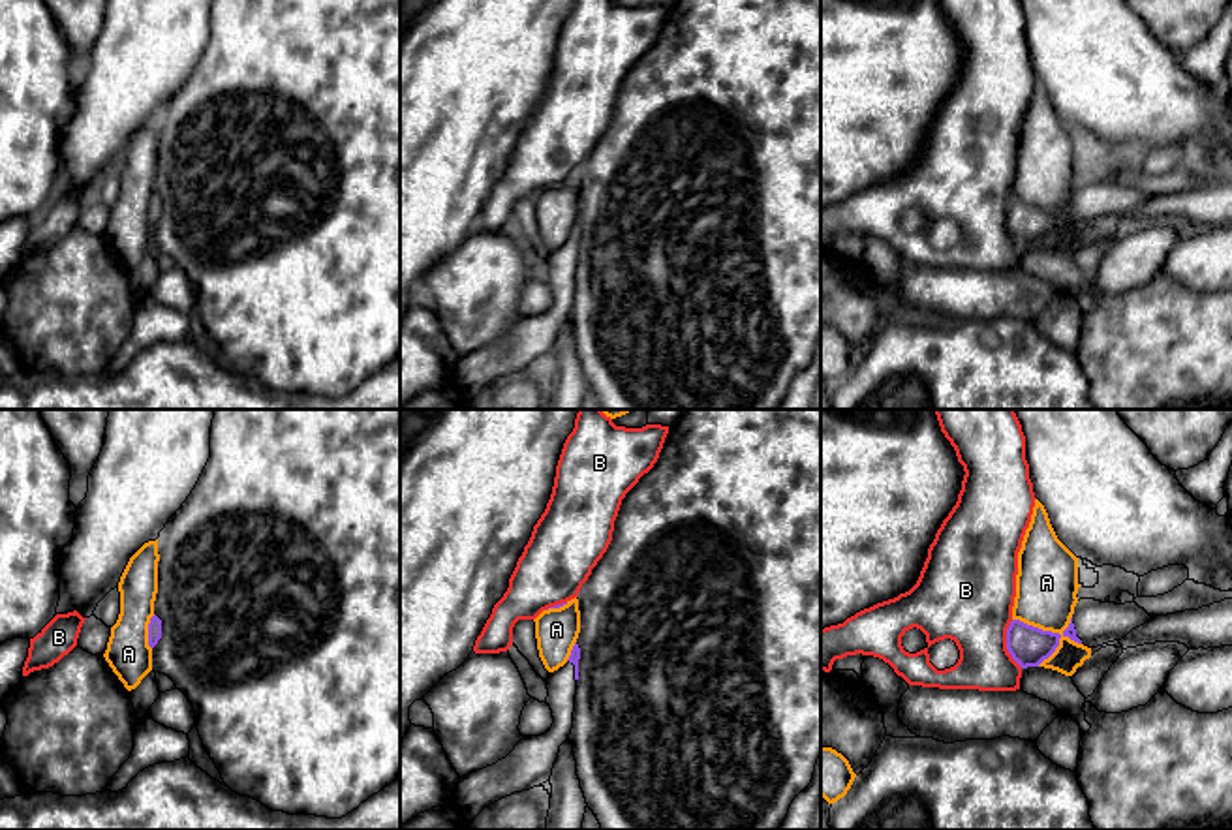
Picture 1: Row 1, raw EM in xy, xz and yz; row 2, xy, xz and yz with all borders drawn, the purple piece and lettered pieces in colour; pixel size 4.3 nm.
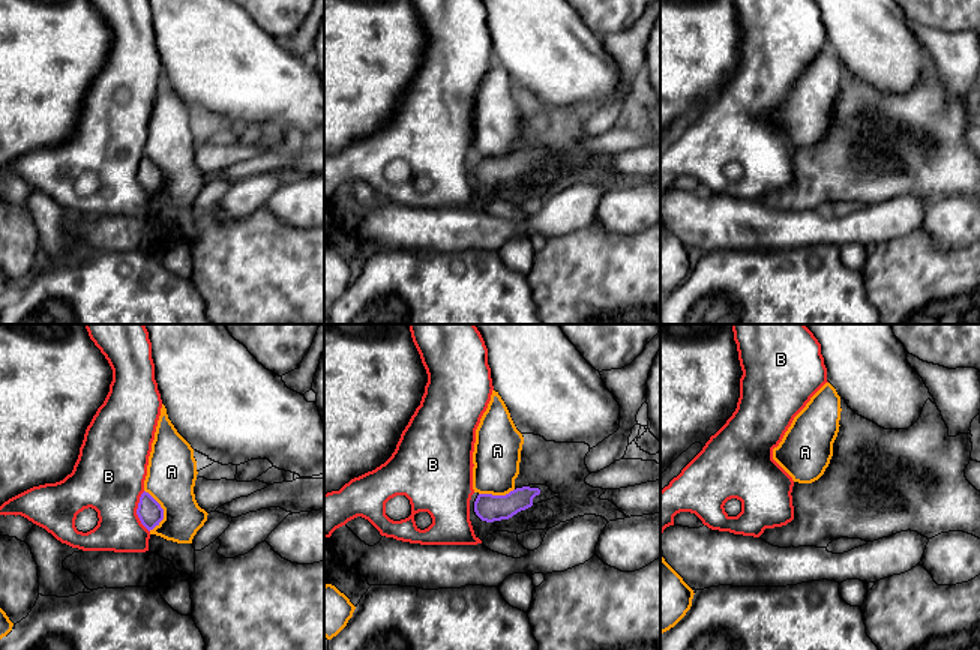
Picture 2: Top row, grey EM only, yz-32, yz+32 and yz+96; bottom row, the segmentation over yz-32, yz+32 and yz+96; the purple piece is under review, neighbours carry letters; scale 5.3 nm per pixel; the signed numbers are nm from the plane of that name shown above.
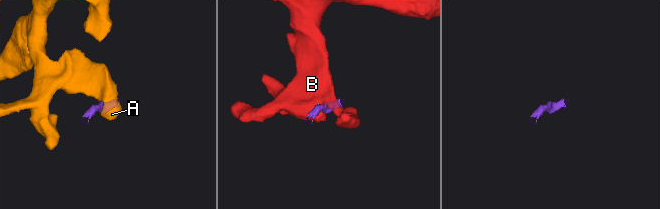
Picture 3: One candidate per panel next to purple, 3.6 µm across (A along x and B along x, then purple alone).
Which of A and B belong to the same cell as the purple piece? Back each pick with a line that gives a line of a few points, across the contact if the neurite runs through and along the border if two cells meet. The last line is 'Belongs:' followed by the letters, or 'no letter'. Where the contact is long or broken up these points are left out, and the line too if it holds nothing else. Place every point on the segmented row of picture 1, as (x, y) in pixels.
Belongs: no letter

